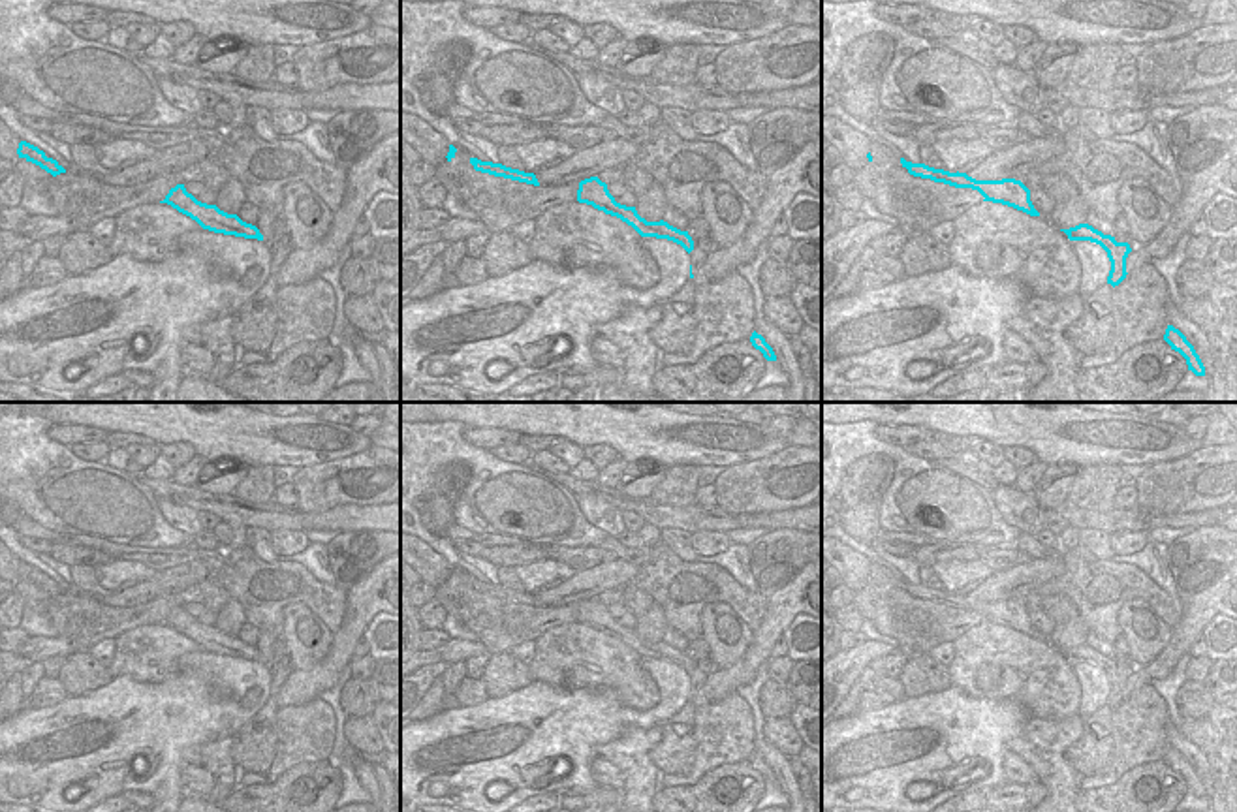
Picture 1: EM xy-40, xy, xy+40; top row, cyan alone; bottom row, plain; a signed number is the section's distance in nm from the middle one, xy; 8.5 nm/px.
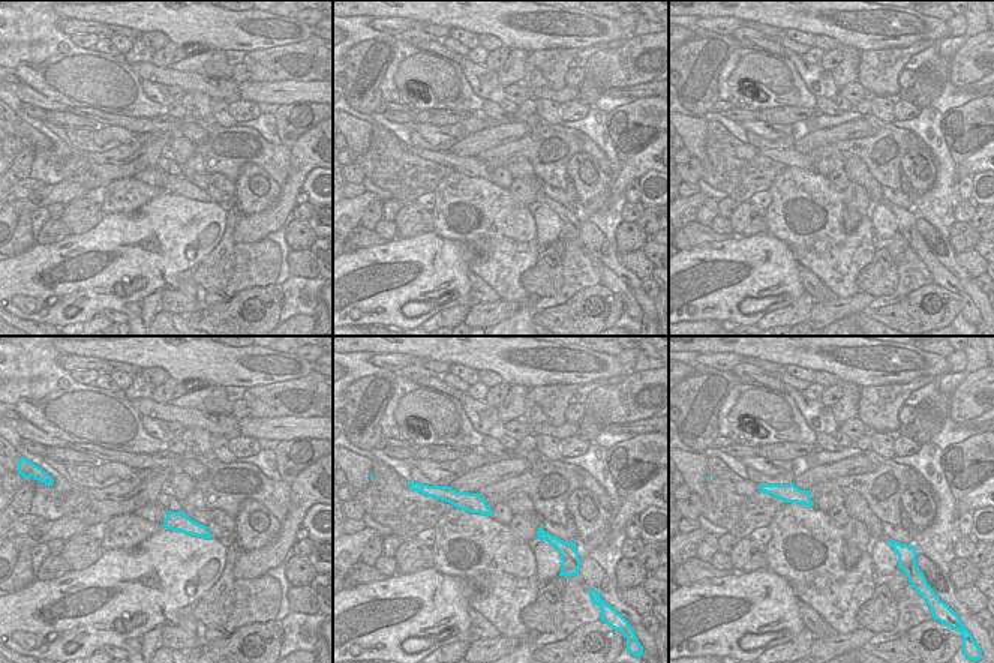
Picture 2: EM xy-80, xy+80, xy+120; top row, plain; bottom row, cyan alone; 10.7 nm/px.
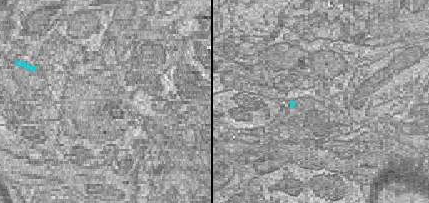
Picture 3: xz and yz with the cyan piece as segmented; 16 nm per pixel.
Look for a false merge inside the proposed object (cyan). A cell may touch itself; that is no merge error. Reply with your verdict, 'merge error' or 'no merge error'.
no merge error

